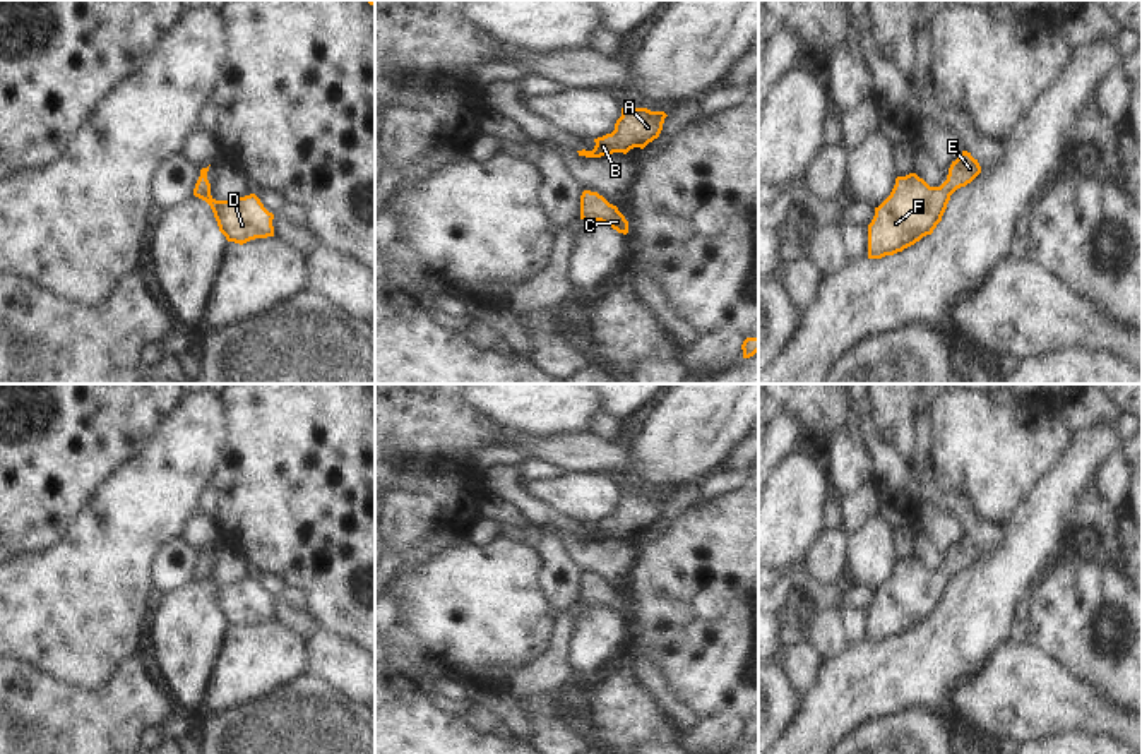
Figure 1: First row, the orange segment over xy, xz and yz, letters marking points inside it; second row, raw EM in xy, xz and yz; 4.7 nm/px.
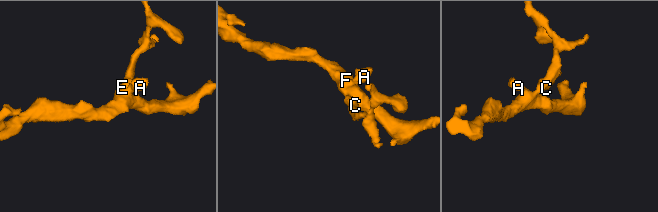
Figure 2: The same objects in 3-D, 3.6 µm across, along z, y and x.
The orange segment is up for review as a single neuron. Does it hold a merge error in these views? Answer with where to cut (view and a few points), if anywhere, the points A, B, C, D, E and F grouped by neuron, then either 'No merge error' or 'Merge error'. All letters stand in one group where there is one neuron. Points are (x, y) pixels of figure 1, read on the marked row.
No split. Groups: A B C D E F. No merge error

